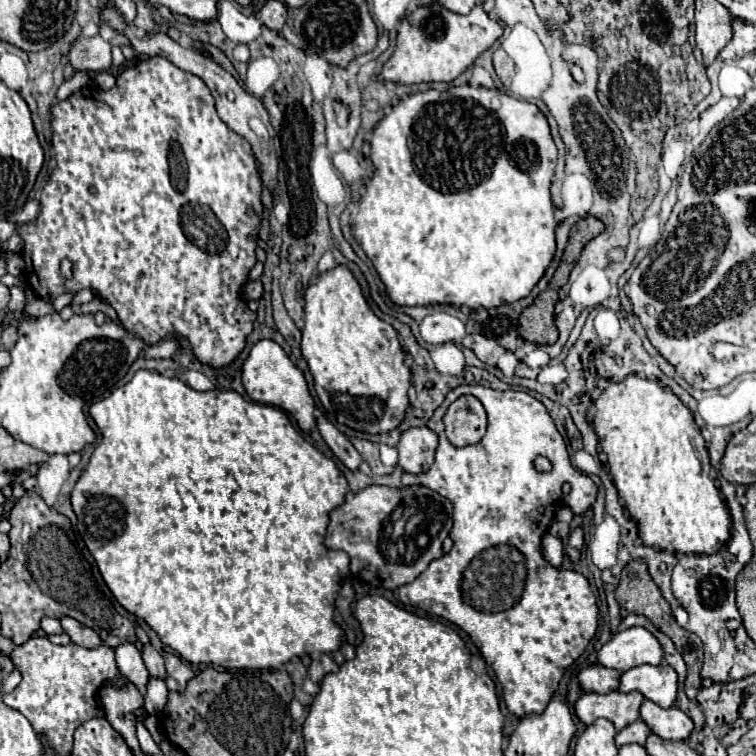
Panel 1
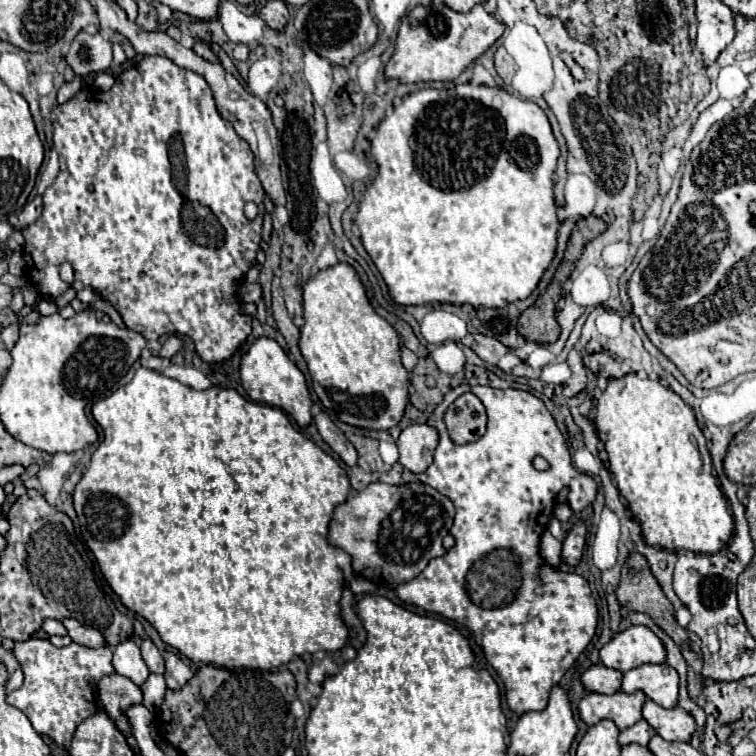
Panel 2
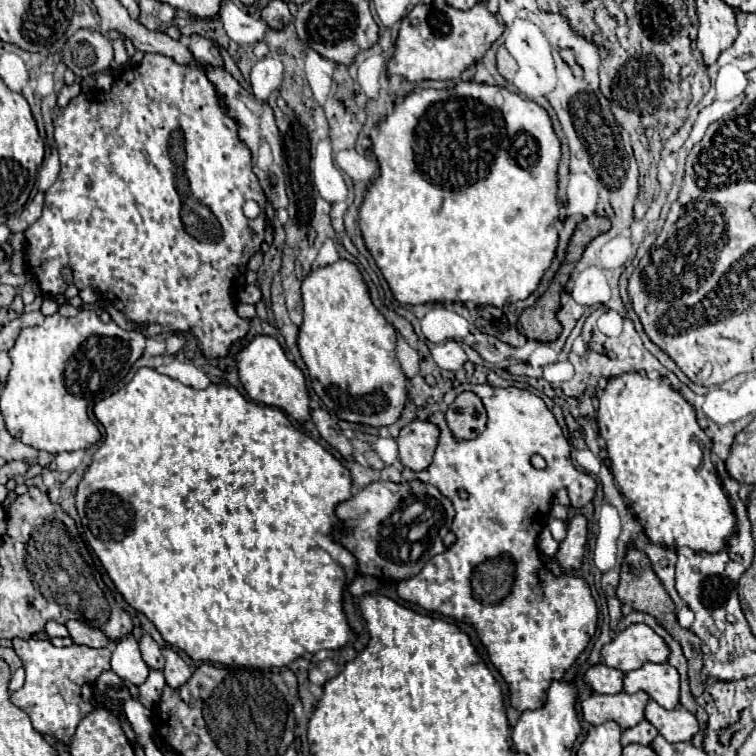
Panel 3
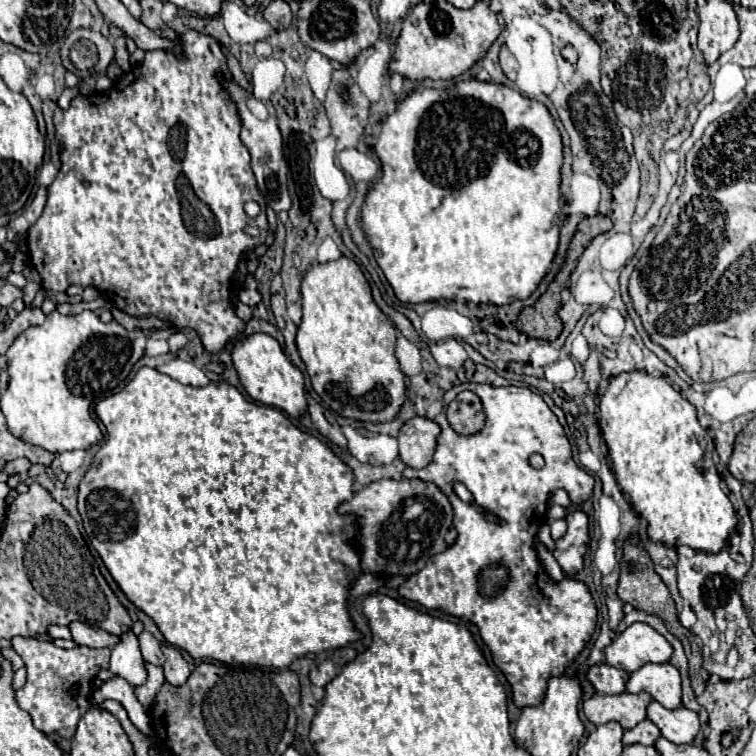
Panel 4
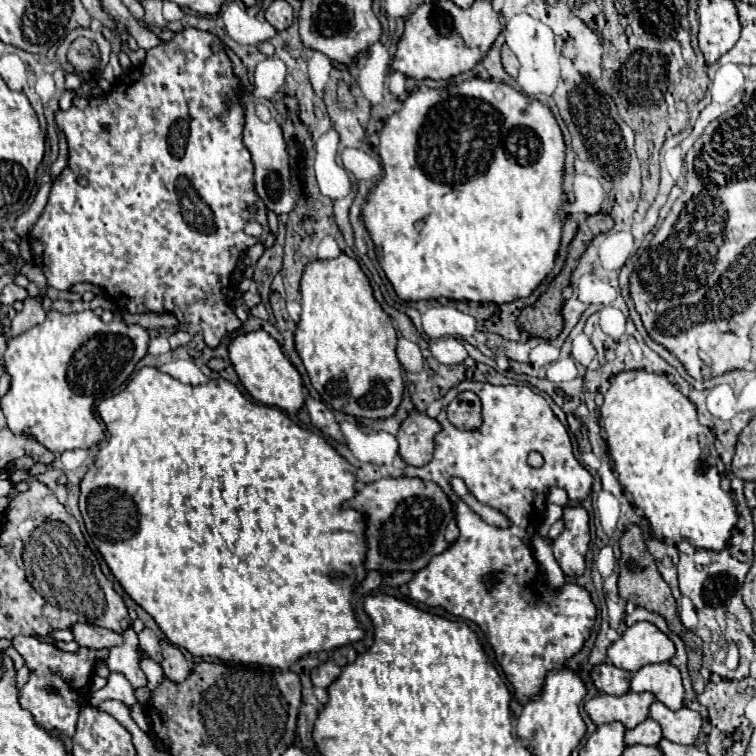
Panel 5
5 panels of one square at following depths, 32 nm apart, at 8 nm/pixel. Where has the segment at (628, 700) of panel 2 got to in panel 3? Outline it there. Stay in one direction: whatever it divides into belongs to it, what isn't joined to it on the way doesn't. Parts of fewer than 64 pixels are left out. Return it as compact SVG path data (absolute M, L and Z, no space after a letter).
M646 692L636 694L590 694L582 700L582 716L588 724L602 724L606 720L614 720L622 730L636 726L644 718L644 706L648 702Z

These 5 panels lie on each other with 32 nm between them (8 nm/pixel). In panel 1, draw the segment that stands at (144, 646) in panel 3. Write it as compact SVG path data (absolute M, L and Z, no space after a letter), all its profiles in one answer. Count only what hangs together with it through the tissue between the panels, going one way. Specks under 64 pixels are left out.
M148 644L144 646L142 650L142 658L144 658L144 664L150 672L150 678L162 678L166 680L166 668L164 668L164 658Z

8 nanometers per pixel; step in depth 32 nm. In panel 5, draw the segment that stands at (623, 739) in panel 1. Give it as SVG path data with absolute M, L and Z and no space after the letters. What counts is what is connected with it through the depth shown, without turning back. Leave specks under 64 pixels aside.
M644 720L642 724L638 724L636 728L632 730L626 730L626 736L624 736L624 742L628 746L632 744L646 744L646 746L656 746L658 740L662 738L662 730L660 726L654 722L654 720Z

